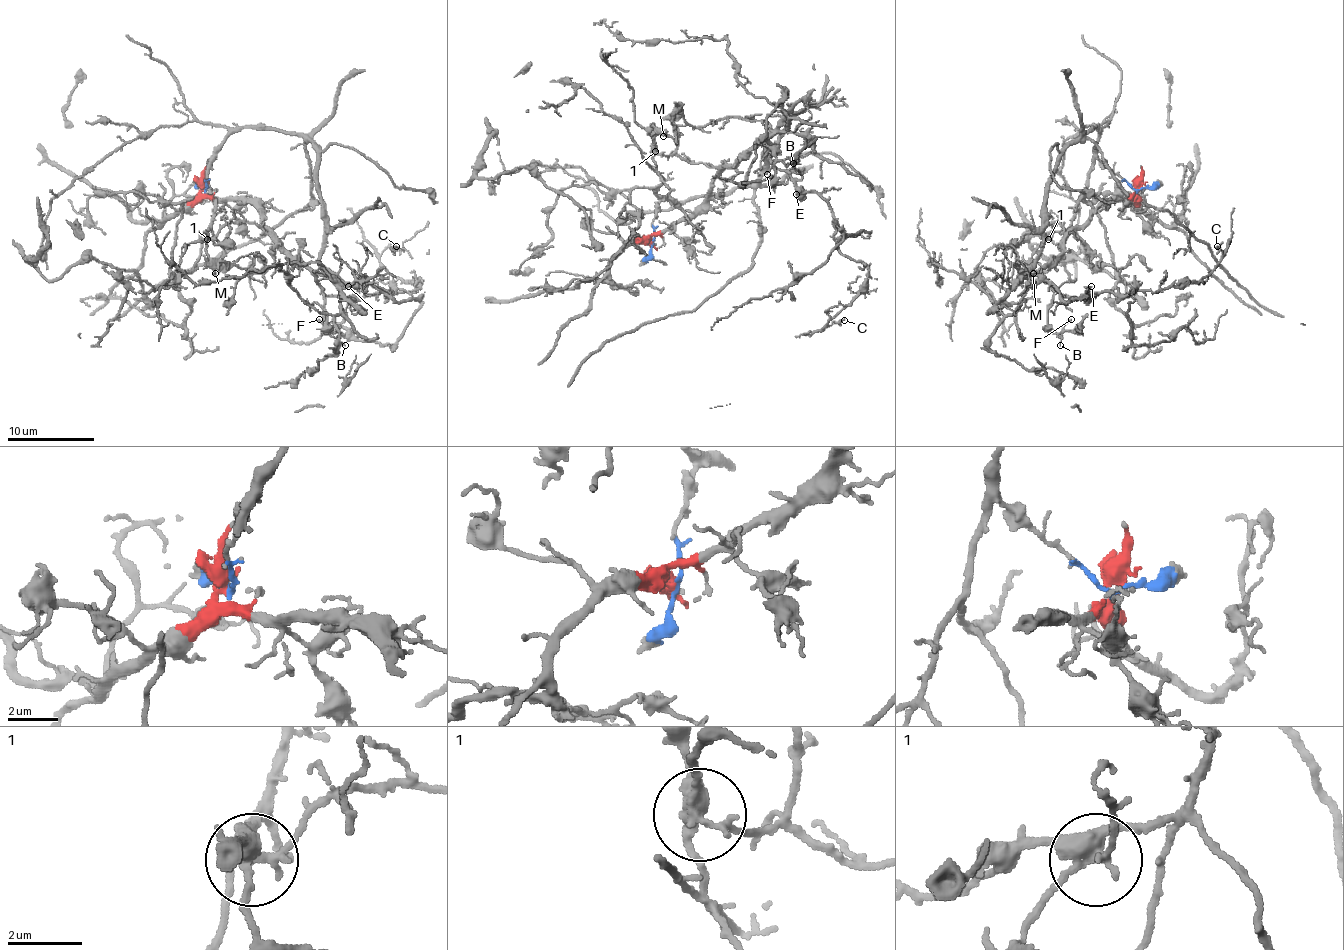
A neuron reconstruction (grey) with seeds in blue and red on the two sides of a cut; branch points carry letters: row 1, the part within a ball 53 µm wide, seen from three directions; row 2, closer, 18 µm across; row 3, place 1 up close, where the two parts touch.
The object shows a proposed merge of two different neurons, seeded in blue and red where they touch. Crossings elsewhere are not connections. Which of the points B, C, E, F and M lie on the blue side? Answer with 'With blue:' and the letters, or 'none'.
With blue: none

